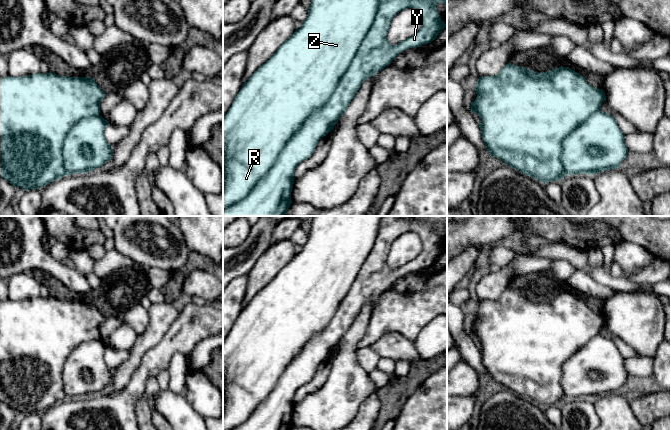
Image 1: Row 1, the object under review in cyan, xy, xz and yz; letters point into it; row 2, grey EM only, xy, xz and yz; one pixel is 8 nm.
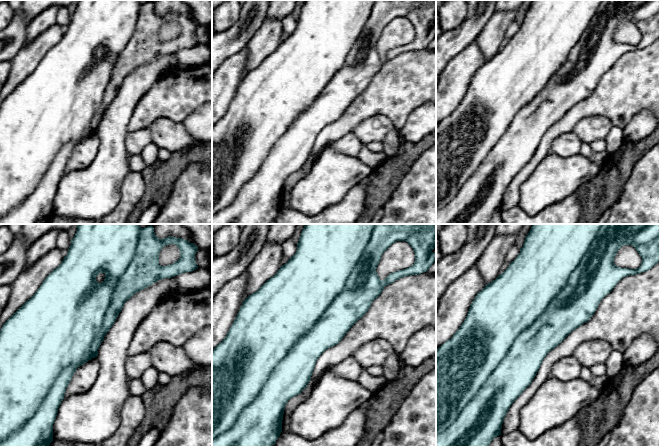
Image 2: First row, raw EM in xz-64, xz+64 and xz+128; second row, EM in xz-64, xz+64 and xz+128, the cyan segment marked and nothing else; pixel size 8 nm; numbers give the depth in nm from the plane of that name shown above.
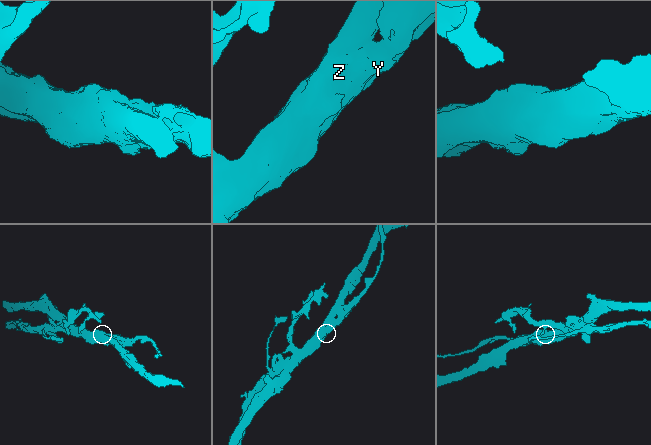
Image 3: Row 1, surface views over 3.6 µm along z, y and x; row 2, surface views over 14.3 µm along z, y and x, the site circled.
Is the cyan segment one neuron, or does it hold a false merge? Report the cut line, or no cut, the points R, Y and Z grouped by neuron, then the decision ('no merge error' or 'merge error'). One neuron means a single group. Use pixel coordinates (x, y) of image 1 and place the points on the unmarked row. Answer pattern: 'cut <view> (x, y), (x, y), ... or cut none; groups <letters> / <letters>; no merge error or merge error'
cut xz (383, 216), (373, 248), (333, 317), (269, 395), (231, 429); groups R Z / Y; merge error

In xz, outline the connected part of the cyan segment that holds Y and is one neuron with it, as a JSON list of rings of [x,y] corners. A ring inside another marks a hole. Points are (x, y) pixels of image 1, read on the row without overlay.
[[[383,216],[373,249],[362,264],[355,281],[341,301],[329,324],[306,343],[301,352],[293,359],[278,379],[269,396],[254,410],[250,417],[232,430],[290,430],[292,428],[291,416],[296,391],[308,383],[315,375],[318,365],[332,355],[336,346],[347,335],[347,331],[362,307],[383,294],[399,277],[409,272],[417,272],[431,267],[447,251],[436,233],[437,228],[440,226],[447,229],[447,216],[412,216],[411,218]],[[408,232],[414,232],[420,236],[422,251],[411,261],[396,269],[391,269],[387,263],[391,245],[399,236]]]

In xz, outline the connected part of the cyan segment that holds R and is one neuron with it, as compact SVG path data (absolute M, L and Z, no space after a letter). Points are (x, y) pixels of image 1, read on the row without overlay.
M314 216L307 242L302 249L277 273L272 281L262 288L245 306L235 321L228 336L223 340L223 430L232 430L244 423L254 410L269 396L278 379L306 343L320 333L333 318L338 306L355 281L362 264L373 249L380 221L383 216Z

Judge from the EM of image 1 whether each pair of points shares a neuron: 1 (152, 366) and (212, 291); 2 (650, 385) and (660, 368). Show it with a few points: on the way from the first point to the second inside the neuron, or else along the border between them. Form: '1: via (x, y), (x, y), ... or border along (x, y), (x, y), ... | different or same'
1: border along (212, 300), (206, 302) | different
2: border along (653, 359), (654, 378), (660, 386) | different

